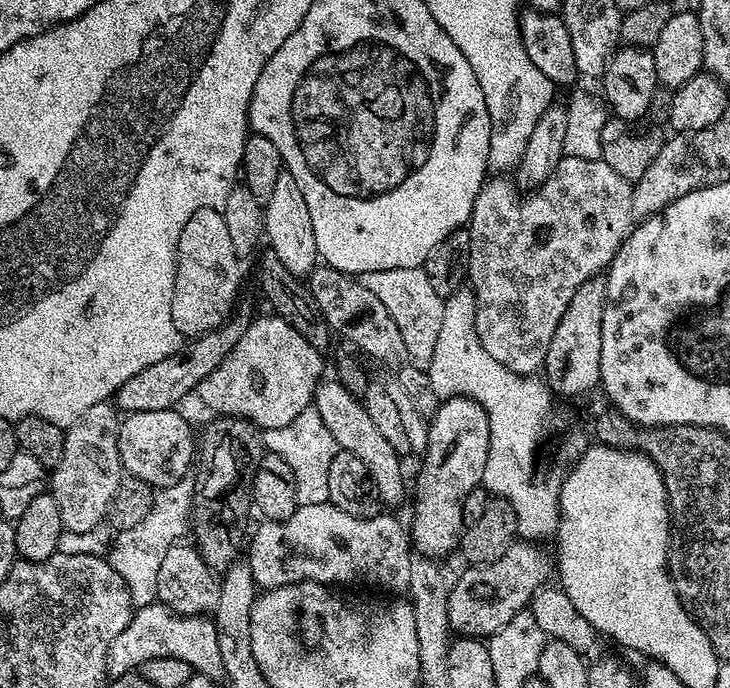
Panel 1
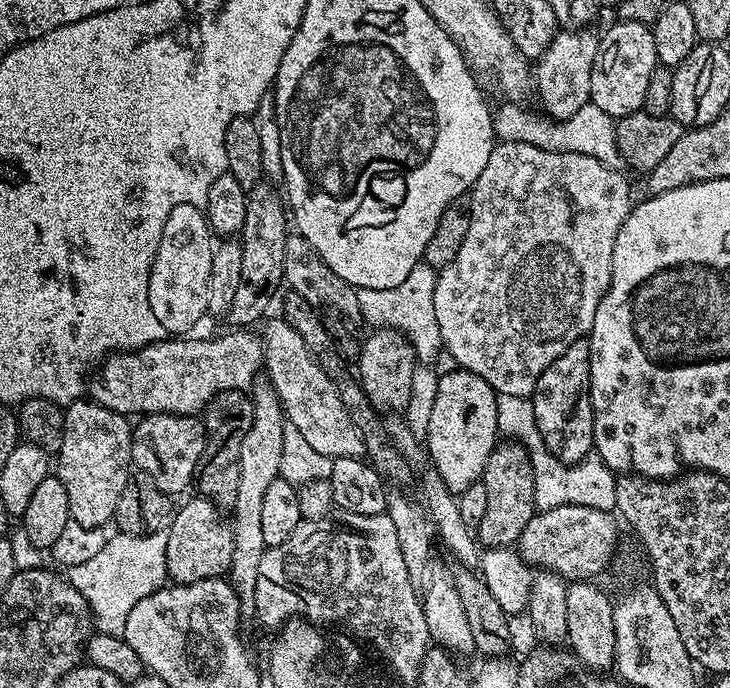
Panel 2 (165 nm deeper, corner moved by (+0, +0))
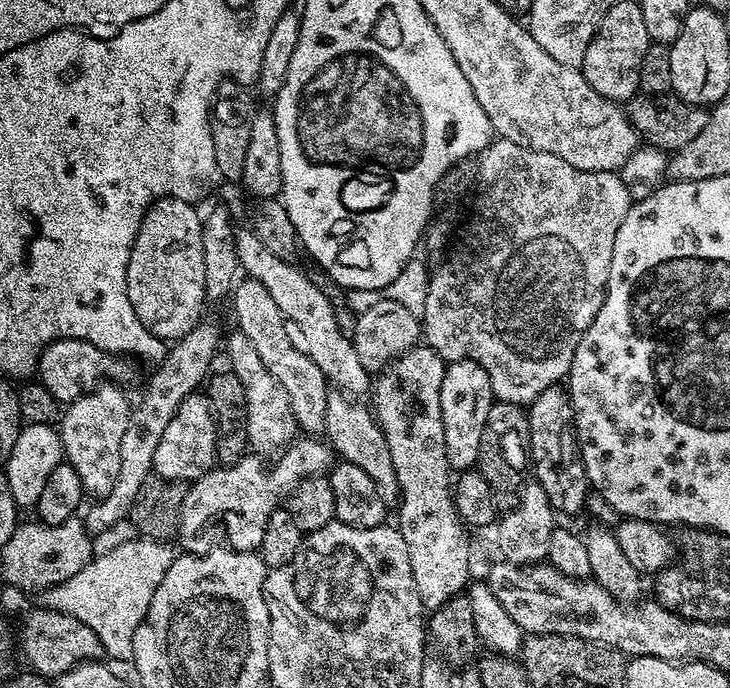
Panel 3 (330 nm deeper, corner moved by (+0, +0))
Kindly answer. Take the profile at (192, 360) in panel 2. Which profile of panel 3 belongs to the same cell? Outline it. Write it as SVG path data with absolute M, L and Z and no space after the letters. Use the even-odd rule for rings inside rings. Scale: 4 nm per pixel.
M55 340L53 344L47 344L40 350L38 382L46 386L46 390L50 390L50 394L54 394L61 405L67 406L105 382L124 382L120 380L130 379L131 362L133 363L131 359L123 355L107 352L85 340Z

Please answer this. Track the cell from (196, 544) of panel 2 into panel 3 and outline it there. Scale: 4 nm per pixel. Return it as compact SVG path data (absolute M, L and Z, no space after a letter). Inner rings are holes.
M300 438L288 445L292 451L292 456L288 456L281 451L278 456L278 462L273 468L264 469L265 461L256 454L246 454L238 462L217 466L212 471L207 472L202 478L191 481L187 485L180 511L180 527L178 529L179 539L184 539L185 549L193 553L200 554L213 547L214 541L204 533L204 528L212 528L215 524L221 524L225 528L224 536L227 547L235 548L238 552L256 552L262 542L262 534L266 534L266 522L270 522L272 512L281 507L283 498L291 496L292 492L300 483L311 476L319 476L327 473L329 469L324 465L324 452L320 452L320 447L325 441L320 438Z

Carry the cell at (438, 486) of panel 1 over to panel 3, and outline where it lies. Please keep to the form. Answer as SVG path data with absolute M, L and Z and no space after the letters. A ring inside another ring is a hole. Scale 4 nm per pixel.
M453 360L442 378L442 426L446 434L446 458L452 470L468 470L479 461L482 430L494 403L490 374L473 360Z

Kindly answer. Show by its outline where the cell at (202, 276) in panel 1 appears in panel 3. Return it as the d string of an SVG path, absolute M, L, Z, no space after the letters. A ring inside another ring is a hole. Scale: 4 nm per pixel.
M173 196L155 200L145 212L130 262L126 266L126 294L134 314L159 340L181 340L205 315L205 267L202 232L204 221L193 205Z

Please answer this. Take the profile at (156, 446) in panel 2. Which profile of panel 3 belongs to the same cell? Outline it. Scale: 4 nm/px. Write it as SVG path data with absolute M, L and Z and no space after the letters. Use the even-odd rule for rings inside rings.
M199 391L191 392L186 402L178 406L178 414L170 418L170 424L163 431L158 450L154 450L152 467L159 479L191 482L202 478L217 464L216 423L212 417L212 408L208 404L207 395Z

